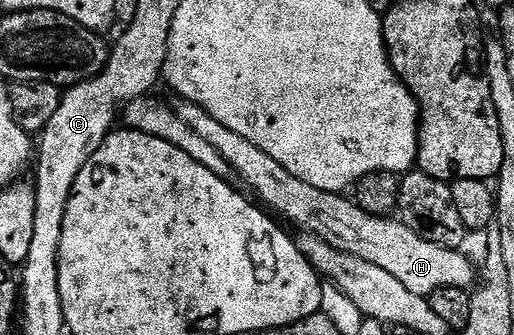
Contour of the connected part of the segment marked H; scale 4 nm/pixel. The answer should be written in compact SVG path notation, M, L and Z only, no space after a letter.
M178 101L175 109L179 120L183 120L183 124L191 128L191 132L203 136L203 140L207 140L207 144L211 144L211 148L215 148L215 152L219 152L223 160L227 160L230 171L234 175L238 174L257 193L256 201L266 211L272 212L278 219L286 218L291 225L298 226L298 231L311 233L339 252L347 252L351 256L357 256L359 260L365 260L367 264L375 264L376 267L391 272L391 276L395 276L399 284L416 294L428 296L434 294L440 286L454 286L465 290L474 285L475 266L473 268L461 255L463 253L460 249L441 247L421 239L396 217L369 214L344 193L332 194L326 190L311 188L311 184L303 184L303 180L291 176L291 172L287 172L287 168L283 168L279 160L271 160L267 152L255 148L251 140L243 140L239 132L223 128L223 124L215 120L215 116L193 102Z

